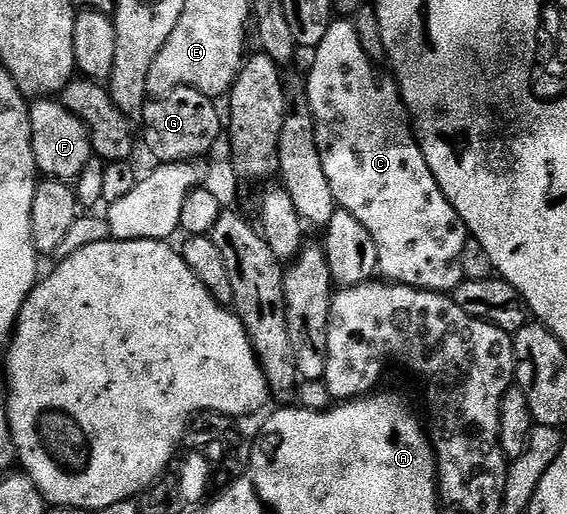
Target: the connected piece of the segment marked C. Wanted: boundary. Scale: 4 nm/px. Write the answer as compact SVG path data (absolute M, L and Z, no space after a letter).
M349 20L333 21L312 54L305 91L315 120L319 160L323 160L331 196L335 196L340 209L351 212L351 216L371 232L371 240L377 245L377 268L382 279L414 286L416 290L449 294L463 280L460 256L467 231L459 212L451 208L447 196L443 196L443 188L439 188L435 176L431 176L431 168L427 168L396 81L389 76L384 78L375 63L367 60L367 52L359 45L359 36L355 36Z

